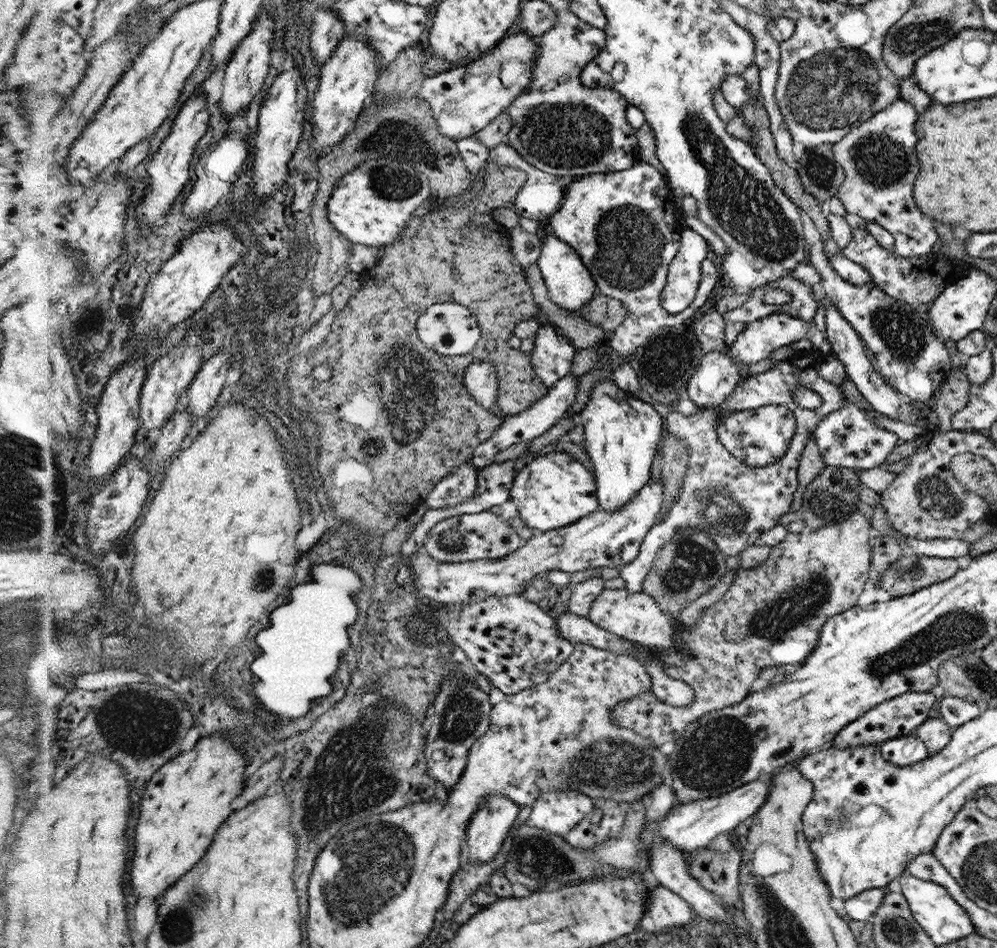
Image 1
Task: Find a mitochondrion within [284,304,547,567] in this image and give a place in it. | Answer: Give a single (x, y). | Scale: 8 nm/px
(412, 385)

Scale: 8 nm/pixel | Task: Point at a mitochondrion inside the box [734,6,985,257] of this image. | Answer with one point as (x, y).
(836, 87)

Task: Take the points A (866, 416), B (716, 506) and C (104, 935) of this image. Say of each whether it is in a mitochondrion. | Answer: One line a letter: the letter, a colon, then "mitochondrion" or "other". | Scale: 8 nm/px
A: other
B: mitochondrion
C: other

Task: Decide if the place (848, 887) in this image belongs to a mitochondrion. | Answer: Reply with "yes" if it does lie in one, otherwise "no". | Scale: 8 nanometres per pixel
no

